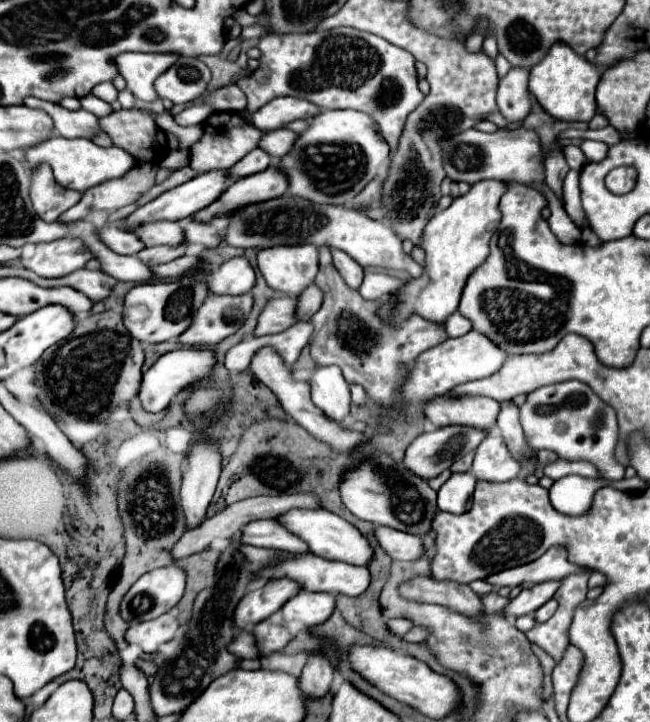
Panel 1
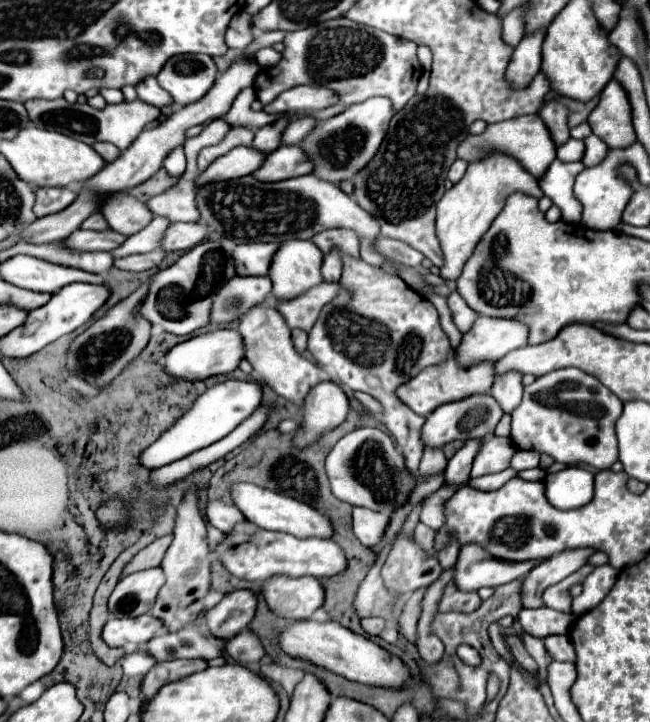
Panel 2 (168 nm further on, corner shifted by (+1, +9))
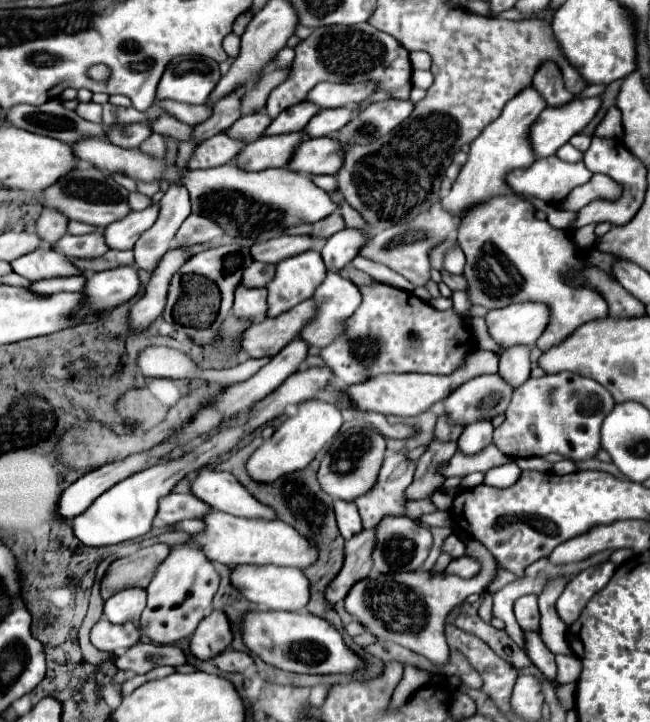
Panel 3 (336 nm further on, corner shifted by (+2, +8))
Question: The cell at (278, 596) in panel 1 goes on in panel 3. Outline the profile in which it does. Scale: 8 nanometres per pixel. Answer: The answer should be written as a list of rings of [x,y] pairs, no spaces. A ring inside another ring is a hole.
[[[213,610],[199,622],[195,634],[191,636],[191,652],[197,658],[205,660],[229,648],[231,642],[233,642],[233,632],[227,614],[221,610]]]

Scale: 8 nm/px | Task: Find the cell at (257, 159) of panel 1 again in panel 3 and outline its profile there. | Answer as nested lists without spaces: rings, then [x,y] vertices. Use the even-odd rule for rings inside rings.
[[[301,102],[295,104],[287,110],[283,110],[263,132],[263,136],[279,136],[279,134],[291,134],[291,132],[299,132],[303,130],[303,126],[311,120],[311,116],[315,116],[319,112],[319,108],[311,102]]]

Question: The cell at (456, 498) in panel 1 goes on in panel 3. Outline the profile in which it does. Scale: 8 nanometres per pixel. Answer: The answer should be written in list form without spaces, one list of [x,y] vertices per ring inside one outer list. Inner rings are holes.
[[[475,422],[473,426],[465,426],[463,434],[457,440],[457,450],[465,456],[475,456],[491,444],[493,444],[491,422]]]

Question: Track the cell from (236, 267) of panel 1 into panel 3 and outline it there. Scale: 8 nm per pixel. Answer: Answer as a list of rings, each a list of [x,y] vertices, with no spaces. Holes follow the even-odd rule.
[[[283,234],[283,236],[279,236],[279,238],[253,244],[249,252],[251,252],[253,260],[257,260],[257,262],[277,264],[277,262],[281,262],[283,258],[289,258],[289,256],[293,256],[293,254],[299,254],[299,252],[311,250],[311,248],[319,248],[319,242],[315,242],[313,238]]]

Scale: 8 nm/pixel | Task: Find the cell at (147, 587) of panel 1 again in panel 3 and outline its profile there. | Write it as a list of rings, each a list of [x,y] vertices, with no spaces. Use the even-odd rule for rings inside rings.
[[[143,588],[119,590],[105,602],[105,618],[113,624],[125,624],[125,622],[139,624],[145,602],[147,592]]]

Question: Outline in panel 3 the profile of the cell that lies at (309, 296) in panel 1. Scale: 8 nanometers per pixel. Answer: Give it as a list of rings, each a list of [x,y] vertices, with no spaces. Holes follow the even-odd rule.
[[[345,228],[339,234],[333,234],[321,248],[321,256],[327,270],[339,272],[343,266],[347,266],[357,256],[359,248],[363,246],[363,240],[363,234],[353,228]]]

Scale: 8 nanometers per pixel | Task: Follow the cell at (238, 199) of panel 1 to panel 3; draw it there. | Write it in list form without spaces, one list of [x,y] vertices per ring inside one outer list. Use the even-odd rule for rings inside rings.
[[[311,138],[295,148],[287,168],[301,174],[335,174],[341,164],[343,156],[331,138]]]

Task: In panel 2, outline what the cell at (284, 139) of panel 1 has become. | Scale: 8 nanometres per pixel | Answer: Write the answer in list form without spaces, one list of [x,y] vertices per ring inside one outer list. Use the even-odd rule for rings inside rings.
[[[300,117],[296,121],[290,121],[290,125],[284,131],[284,145],[300,145],[300,141],[318,125],[314,117]]]

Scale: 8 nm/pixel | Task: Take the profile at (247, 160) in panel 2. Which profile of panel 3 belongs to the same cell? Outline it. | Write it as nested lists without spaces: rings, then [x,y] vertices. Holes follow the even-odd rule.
[[[281,134],[281,136],[261,136],[259,140],[247,144],[237,154],[237,166],[247,172],[281,168],[291,156],[291,150],[303,140],[303,134]]]

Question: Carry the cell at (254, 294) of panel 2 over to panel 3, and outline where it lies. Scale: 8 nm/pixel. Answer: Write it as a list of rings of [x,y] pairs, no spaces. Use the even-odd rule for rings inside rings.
[[[253,262],[245,272],[243,272],[243,286],[249,288],[265,288],[275,276],[275,266],[267,266],[261,262]]]

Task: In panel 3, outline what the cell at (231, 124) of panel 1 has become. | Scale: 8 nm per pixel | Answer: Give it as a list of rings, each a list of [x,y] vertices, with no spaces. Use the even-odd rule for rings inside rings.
[[[215,134],[195,150],[189,166],[191,170],[207,170],[207,168],[223,166],[231,162],[243,146],[245,146],[245,140],[235,140],[235,138],[229,138],[227,134]]]

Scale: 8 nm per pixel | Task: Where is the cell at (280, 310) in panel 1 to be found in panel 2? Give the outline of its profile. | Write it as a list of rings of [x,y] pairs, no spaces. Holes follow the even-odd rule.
[[[324,281],[292,301],[280,301],[276,305],[276,309],[284,315],[290,329],[302,329],[308,333],[312,329],[312,325],[316,323],[322,307],[328,305],[328,301],[332,301],[332,297],[336,297],[340,293],[340,289],[342,289],[340,283]]]

